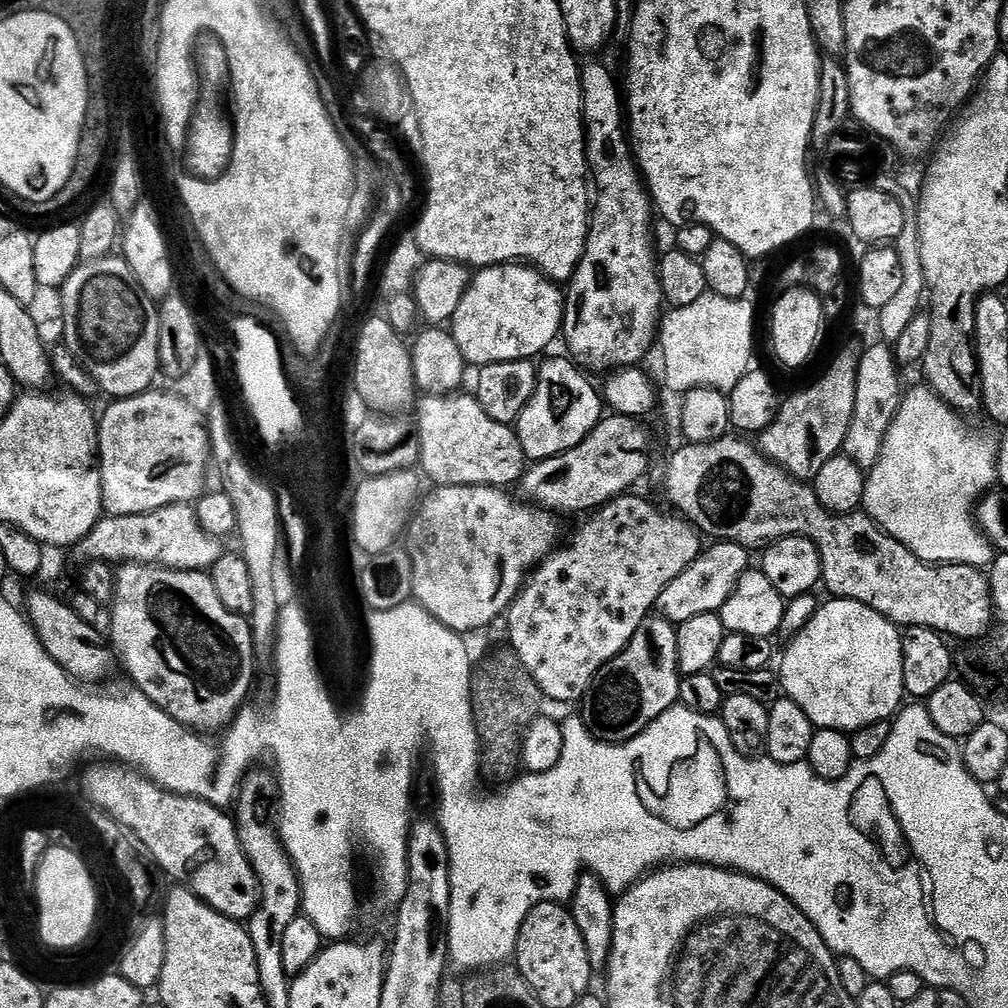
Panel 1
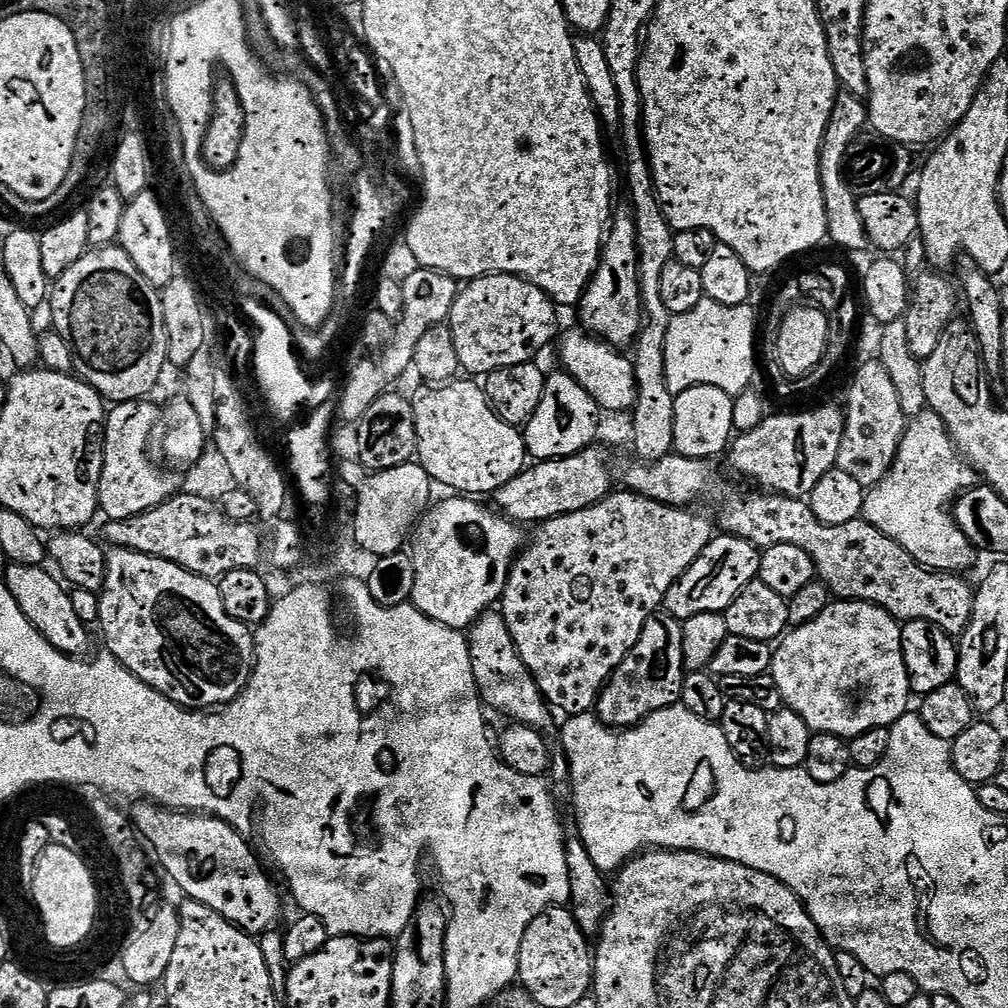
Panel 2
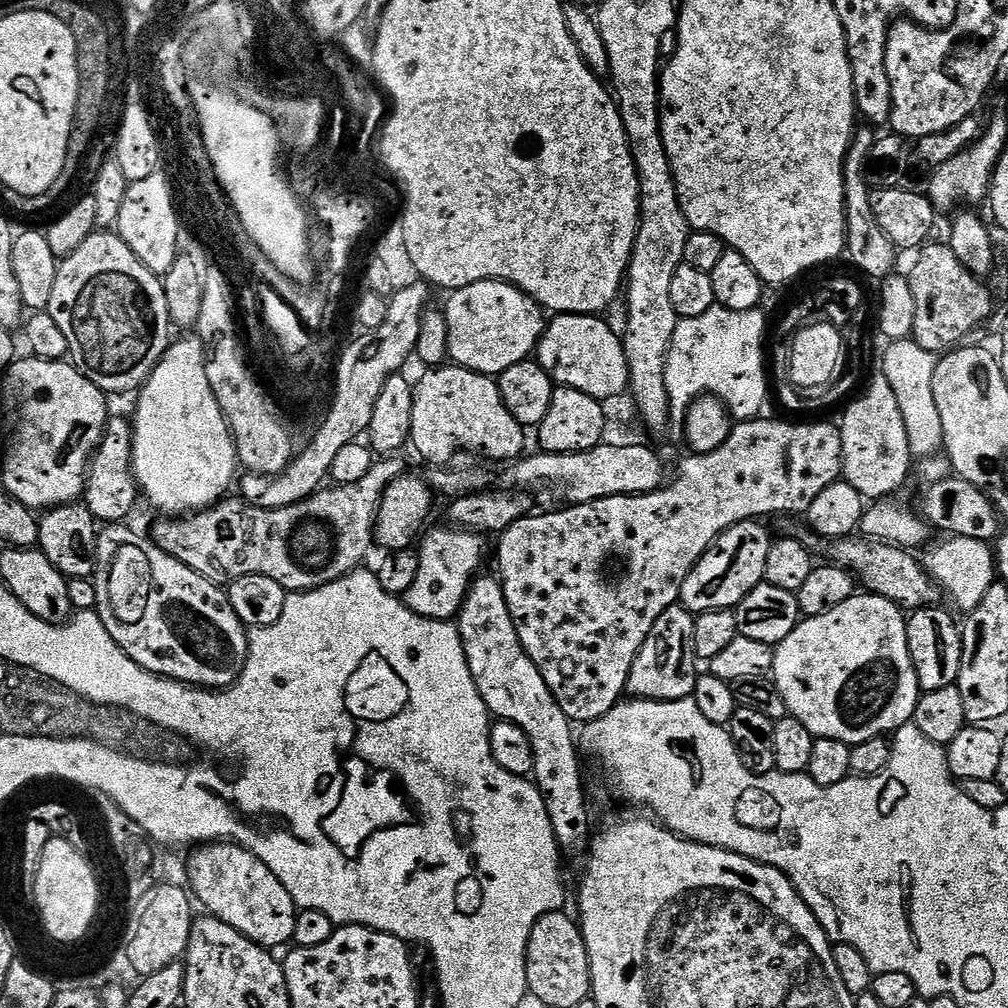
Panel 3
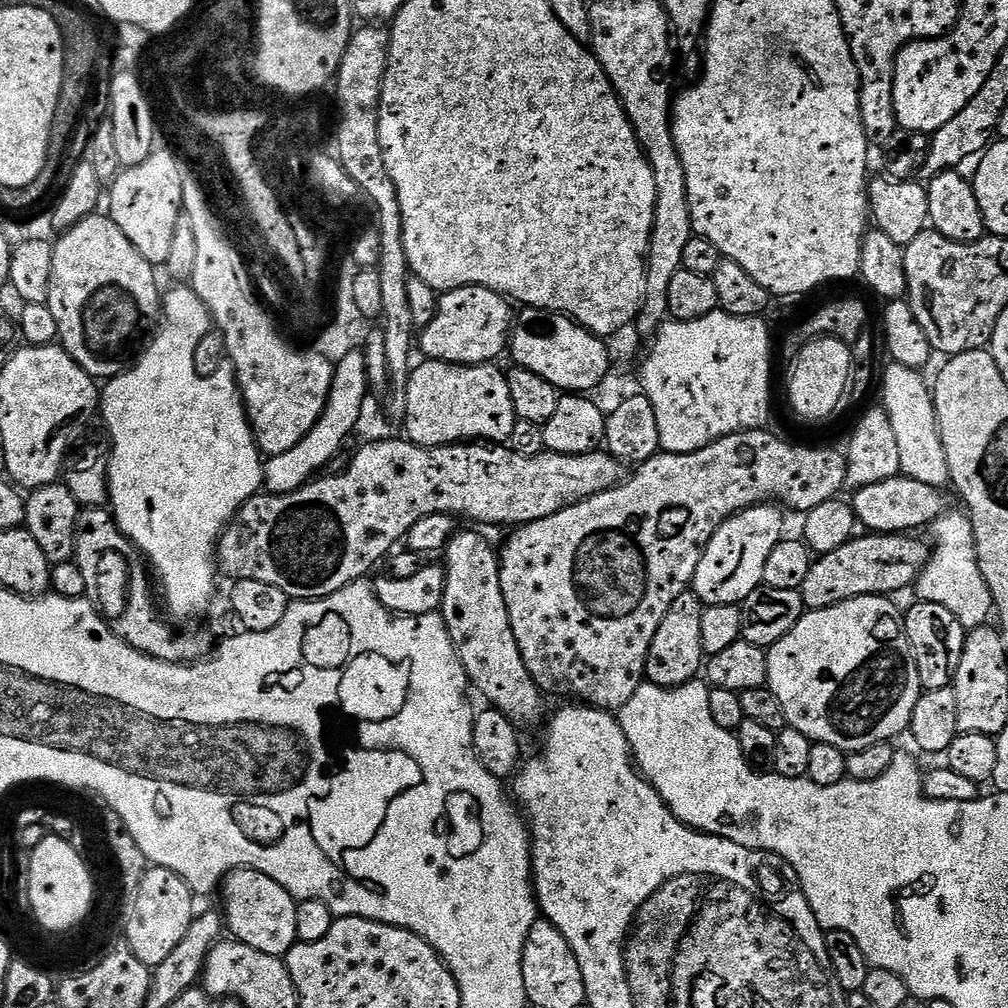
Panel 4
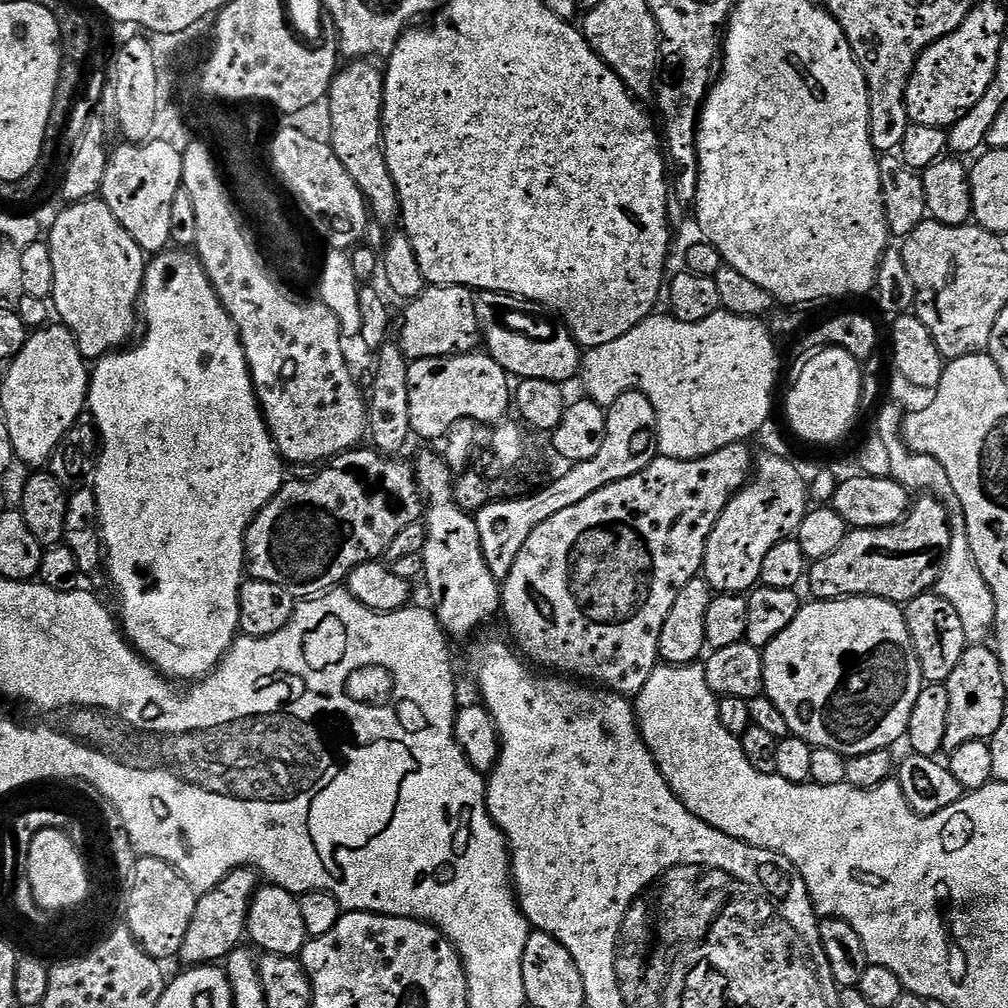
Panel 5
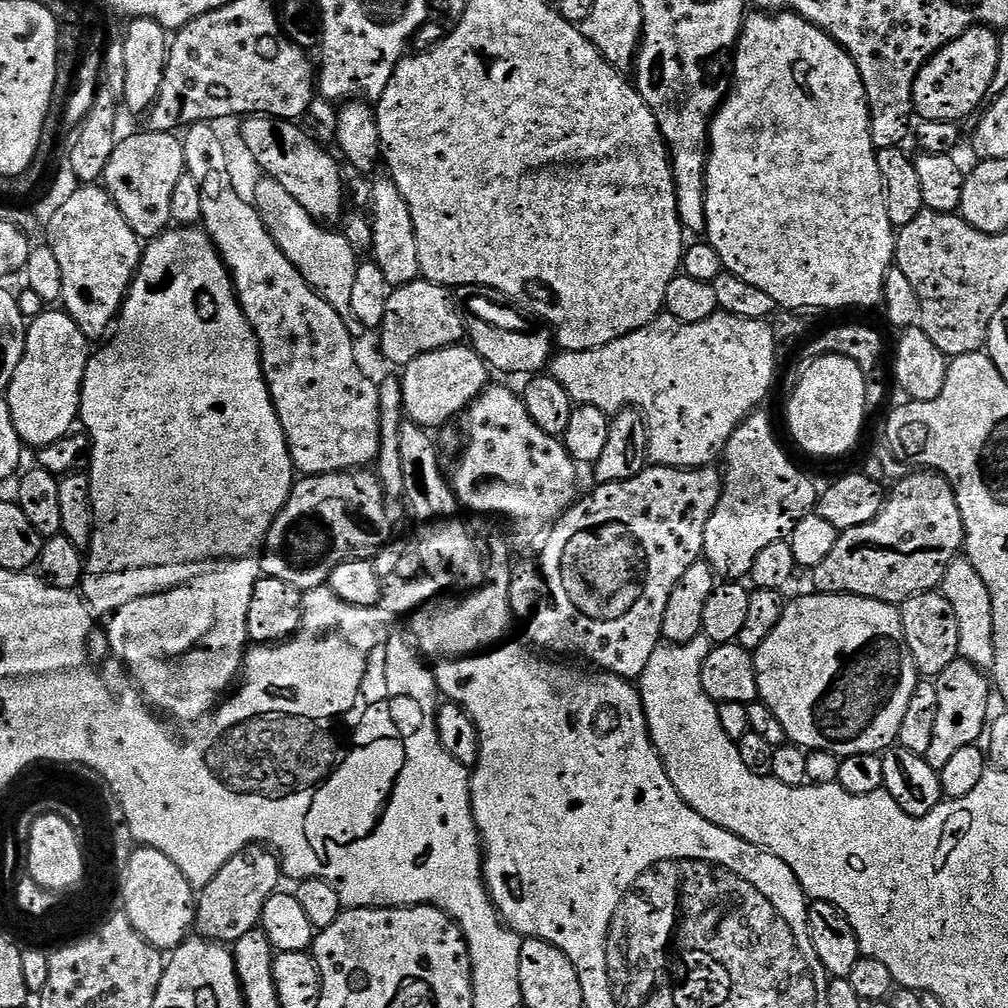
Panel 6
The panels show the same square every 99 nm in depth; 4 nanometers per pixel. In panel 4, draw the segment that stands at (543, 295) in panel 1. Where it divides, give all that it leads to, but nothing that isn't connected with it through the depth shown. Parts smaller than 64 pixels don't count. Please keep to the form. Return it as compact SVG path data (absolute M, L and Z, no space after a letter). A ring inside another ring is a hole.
M475 284L465 288L455 288L453 292L445 292L439 297L436 313L430 326L422 329L418 336L418 348L430 360L441 360L447 364L486 364L499 361L499 356L505 355L510 344L510 333L514 323L513 305L505 297L494 290Z

